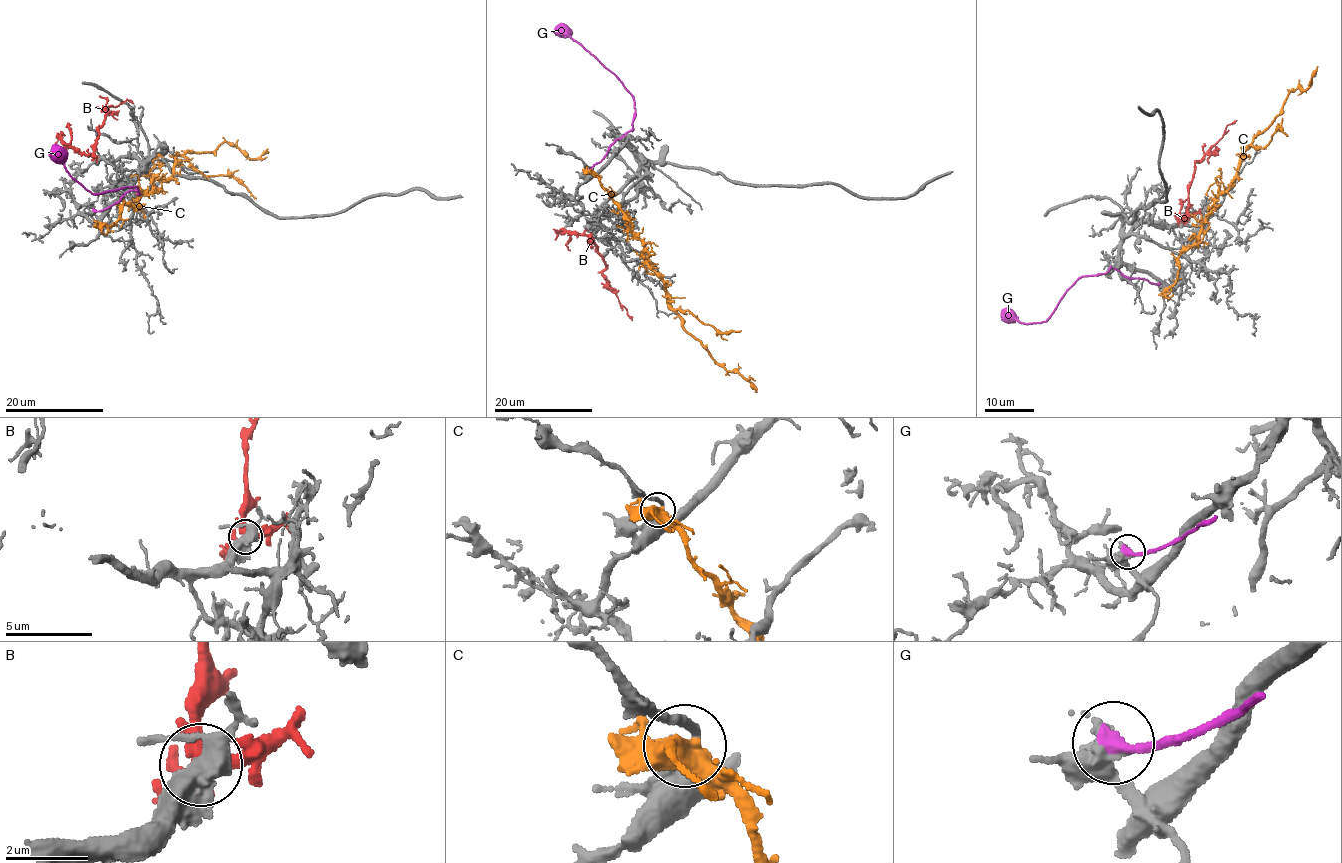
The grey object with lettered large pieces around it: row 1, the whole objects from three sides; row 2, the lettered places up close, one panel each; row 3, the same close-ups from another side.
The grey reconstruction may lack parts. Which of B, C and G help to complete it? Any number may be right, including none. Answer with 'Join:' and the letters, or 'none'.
Join: B

